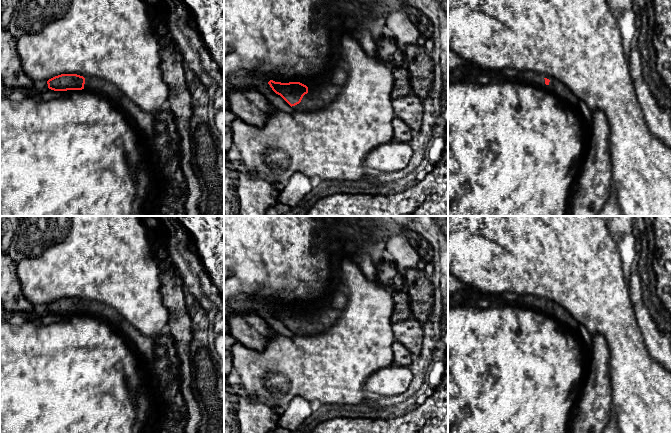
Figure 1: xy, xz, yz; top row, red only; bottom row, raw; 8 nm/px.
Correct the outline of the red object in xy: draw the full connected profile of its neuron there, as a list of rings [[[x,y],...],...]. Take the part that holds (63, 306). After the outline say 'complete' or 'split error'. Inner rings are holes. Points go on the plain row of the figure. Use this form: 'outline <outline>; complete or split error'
outline [[[61,298],[47,305],[48,312],[54,315],[86,314],[109,324],[118,333],[124,335],[120,327],[122,316],[112,307],[97,302],[77,298]]]; split error

